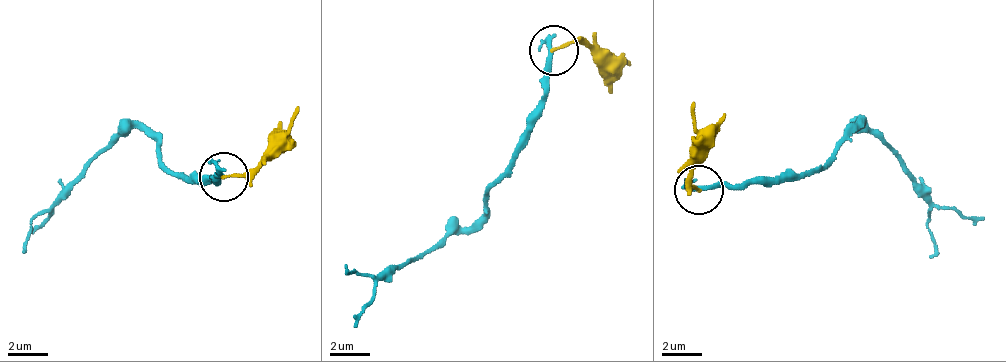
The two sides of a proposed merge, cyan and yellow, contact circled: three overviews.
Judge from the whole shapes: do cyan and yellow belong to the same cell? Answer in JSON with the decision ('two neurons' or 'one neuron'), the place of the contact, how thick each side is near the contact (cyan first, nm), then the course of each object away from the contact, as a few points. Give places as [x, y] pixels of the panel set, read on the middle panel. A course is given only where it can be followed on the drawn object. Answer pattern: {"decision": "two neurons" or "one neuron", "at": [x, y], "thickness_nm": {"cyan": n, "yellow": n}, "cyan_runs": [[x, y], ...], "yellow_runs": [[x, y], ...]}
{"decision": "two neurons", "at": [553, 50], "thickness_nm": {"cyan": 240, "yellow": 150}, "cyan_runs": [[550, 48], [545, 97], [516, 160], [468, 231], [444, 236], [373, 278], [347, 266]], "yellow_runs": [[554, 48], [574, 43], [631, 67]]}

